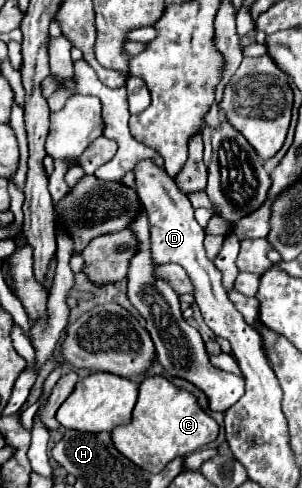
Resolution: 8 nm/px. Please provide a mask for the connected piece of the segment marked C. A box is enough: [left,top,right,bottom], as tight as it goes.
[111,376,219,472]

